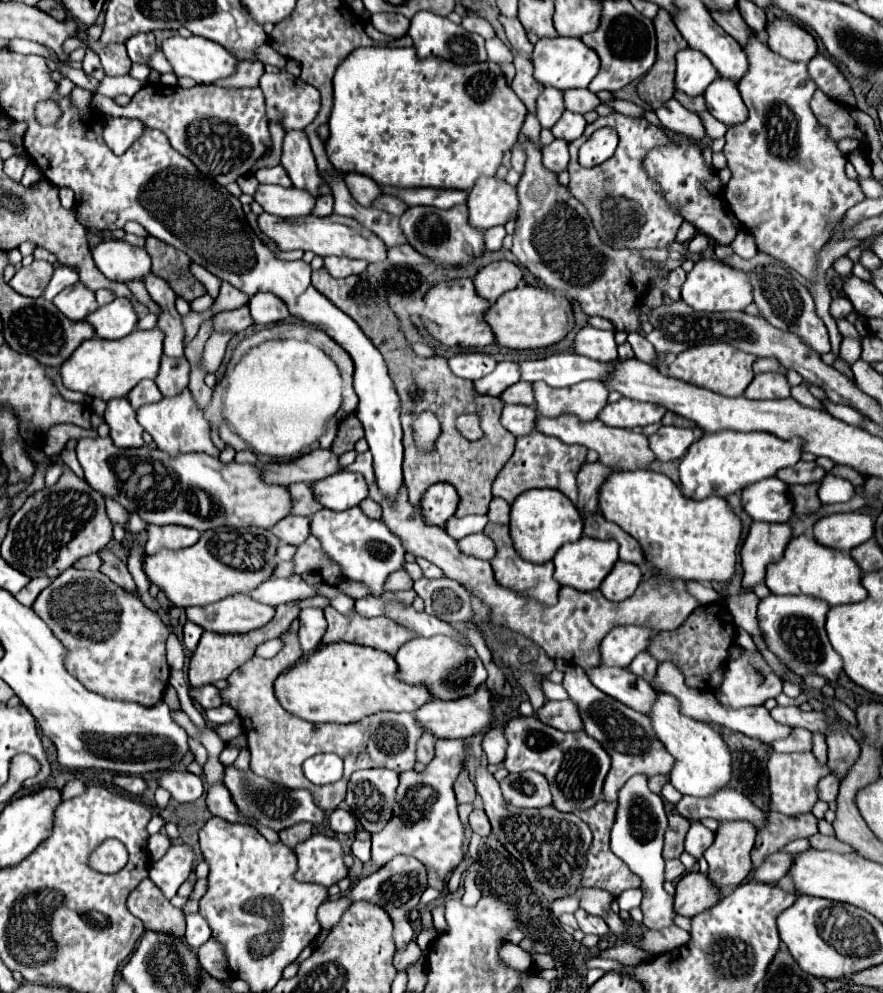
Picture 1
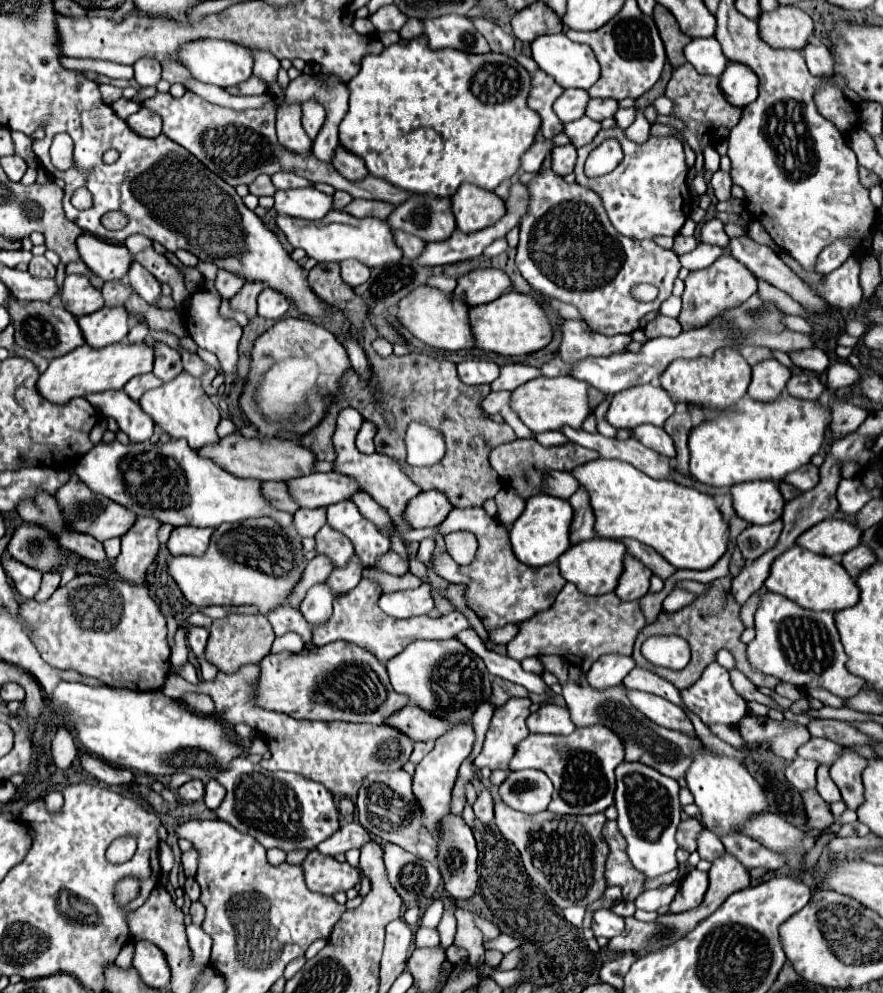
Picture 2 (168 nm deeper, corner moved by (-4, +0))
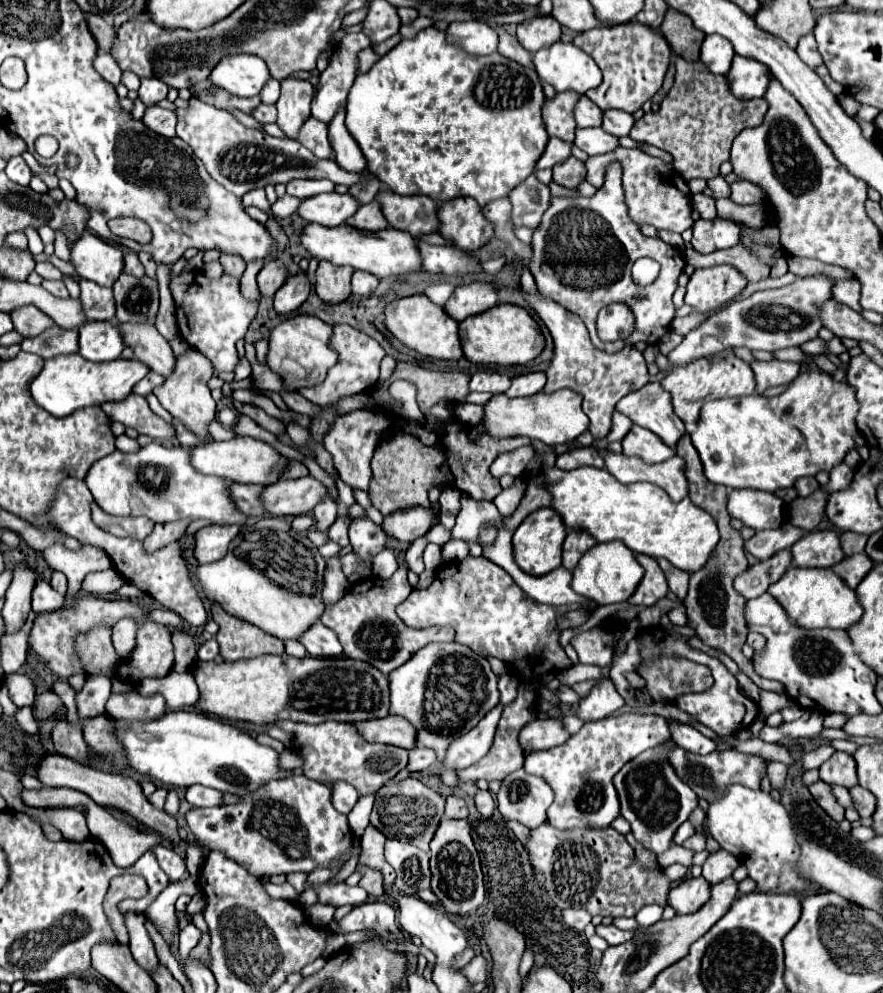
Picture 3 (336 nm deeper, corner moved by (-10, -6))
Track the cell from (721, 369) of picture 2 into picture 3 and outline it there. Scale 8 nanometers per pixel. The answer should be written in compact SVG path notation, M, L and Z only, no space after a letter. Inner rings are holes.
M727 349L715 355L715 359L695 359L695 363L679 367L679 371L671 371L671 375L661 381L661 387L669 391L675 413L685 421L686 431L691 434L697 429L697 419L703 403L711 399L751 395L755 393L755 379L751 367L743 359L739 359L731 349Z

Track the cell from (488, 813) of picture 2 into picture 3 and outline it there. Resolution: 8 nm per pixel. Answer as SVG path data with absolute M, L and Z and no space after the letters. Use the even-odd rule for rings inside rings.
M477 791L475 793L475 807L483 817L491 817L493 809L495 809L495 801L491 797L489 791Z

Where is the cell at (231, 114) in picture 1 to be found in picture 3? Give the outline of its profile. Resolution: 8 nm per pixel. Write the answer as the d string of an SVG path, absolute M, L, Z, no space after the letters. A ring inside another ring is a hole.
M189 99L189 109L179 109L177 119L177 137L181 137L195 151L211 177L239 199L247 191L265 187L269 183L287 183L291 179L329 179L347 187L363 181L363 175L343 171L331 159L317 159L301 143L277 139L257 129L249 129L241 125L231 113L219 111L207 103L201 103L199 99Z

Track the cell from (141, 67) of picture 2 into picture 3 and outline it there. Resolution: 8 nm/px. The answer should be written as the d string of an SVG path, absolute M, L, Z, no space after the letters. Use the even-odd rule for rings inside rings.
M141 79L139 99L145 103L145 107L153 107L167 97L167 91L169 87L161 79Z

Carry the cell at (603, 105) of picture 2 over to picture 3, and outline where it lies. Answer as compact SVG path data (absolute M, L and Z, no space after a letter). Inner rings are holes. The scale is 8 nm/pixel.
M611 109L611 111L605 111L605 115L603 115L603 129L605 129L607 133L615 135L615 137L625 137L625 135L629 135L633 123L635 123L633 115L623 113L623 111Z

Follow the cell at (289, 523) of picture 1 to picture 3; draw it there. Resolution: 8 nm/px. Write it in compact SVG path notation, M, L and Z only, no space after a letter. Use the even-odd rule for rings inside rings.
M331 497L323 499L323 503L315 505L313 517L315 517L315 527L319 531L327 531L333 525L333 521L337 519L337 503Z

